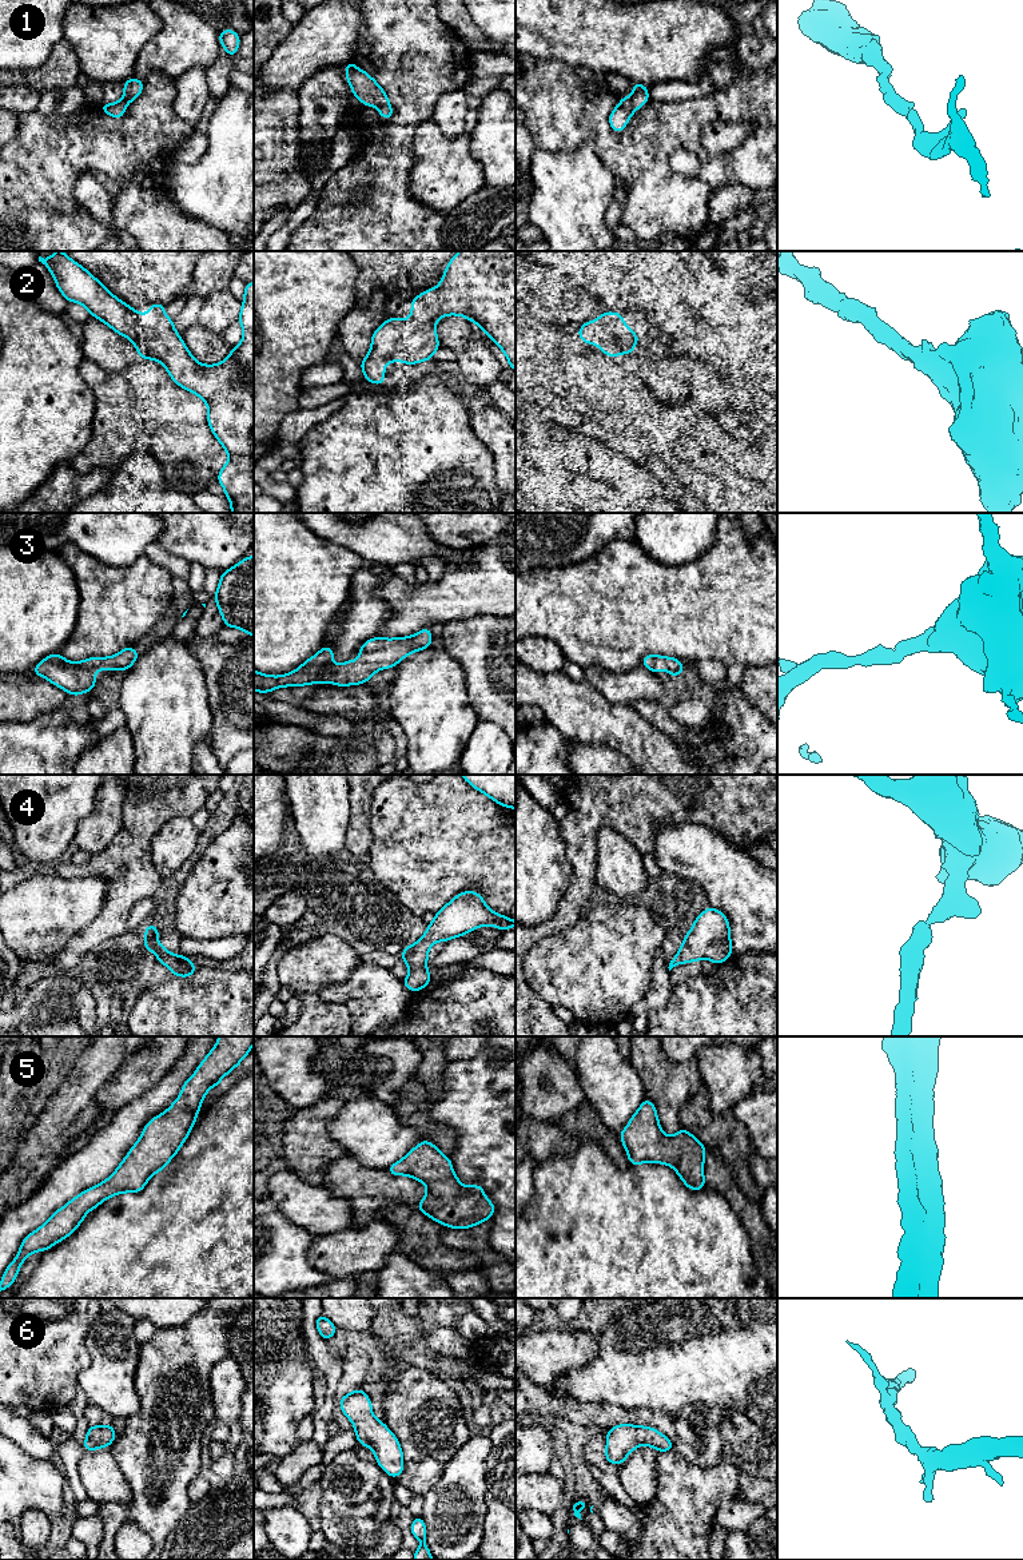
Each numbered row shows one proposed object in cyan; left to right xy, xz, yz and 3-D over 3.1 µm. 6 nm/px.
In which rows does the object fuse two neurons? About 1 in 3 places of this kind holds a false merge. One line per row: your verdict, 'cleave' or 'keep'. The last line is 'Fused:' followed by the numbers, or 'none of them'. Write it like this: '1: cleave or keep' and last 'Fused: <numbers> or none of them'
1: keep
2: keep
3: keep
4: keep
5: keep
6: keep
Fused: none of them

